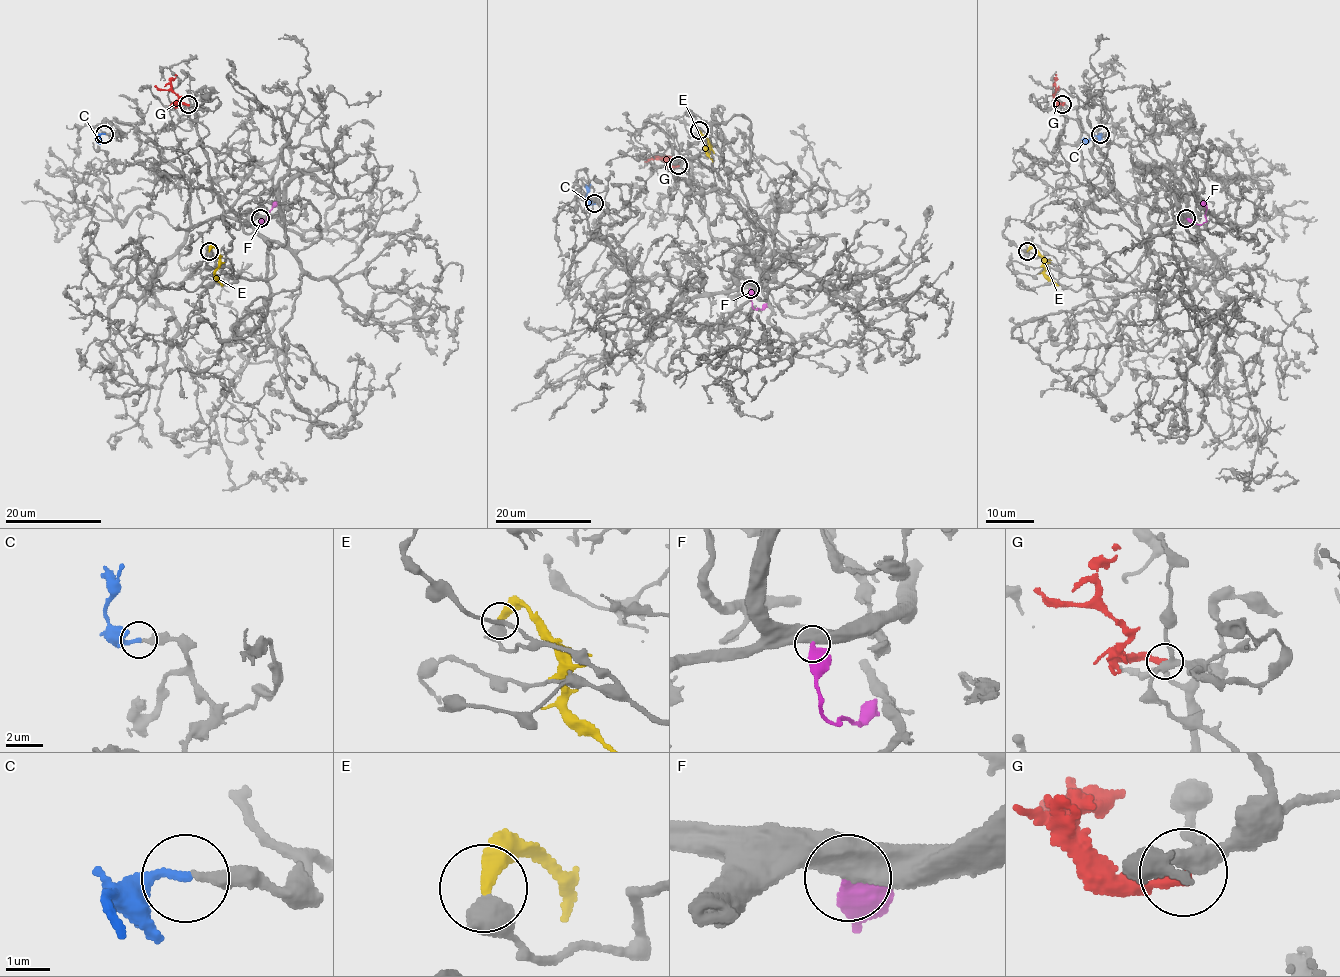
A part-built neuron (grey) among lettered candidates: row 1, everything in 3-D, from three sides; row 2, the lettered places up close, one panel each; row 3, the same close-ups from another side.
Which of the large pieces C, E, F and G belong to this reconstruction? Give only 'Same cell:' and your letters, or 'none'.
Same cell: C

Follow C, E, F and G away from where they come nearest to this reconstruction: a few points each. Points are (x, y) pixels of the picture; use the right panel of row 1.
C: (1100, 134), (1081, 144)
E: (1027, 251), (1033, 248), (1037, 251), (1043, 260), (1045, 274), (1058, 286)
F: (1185, 219), (1196, 224), (1206, 221), (1206, 206), (1201, 201)
G: (1062, 105), (1053, 98), (1058, 86)

